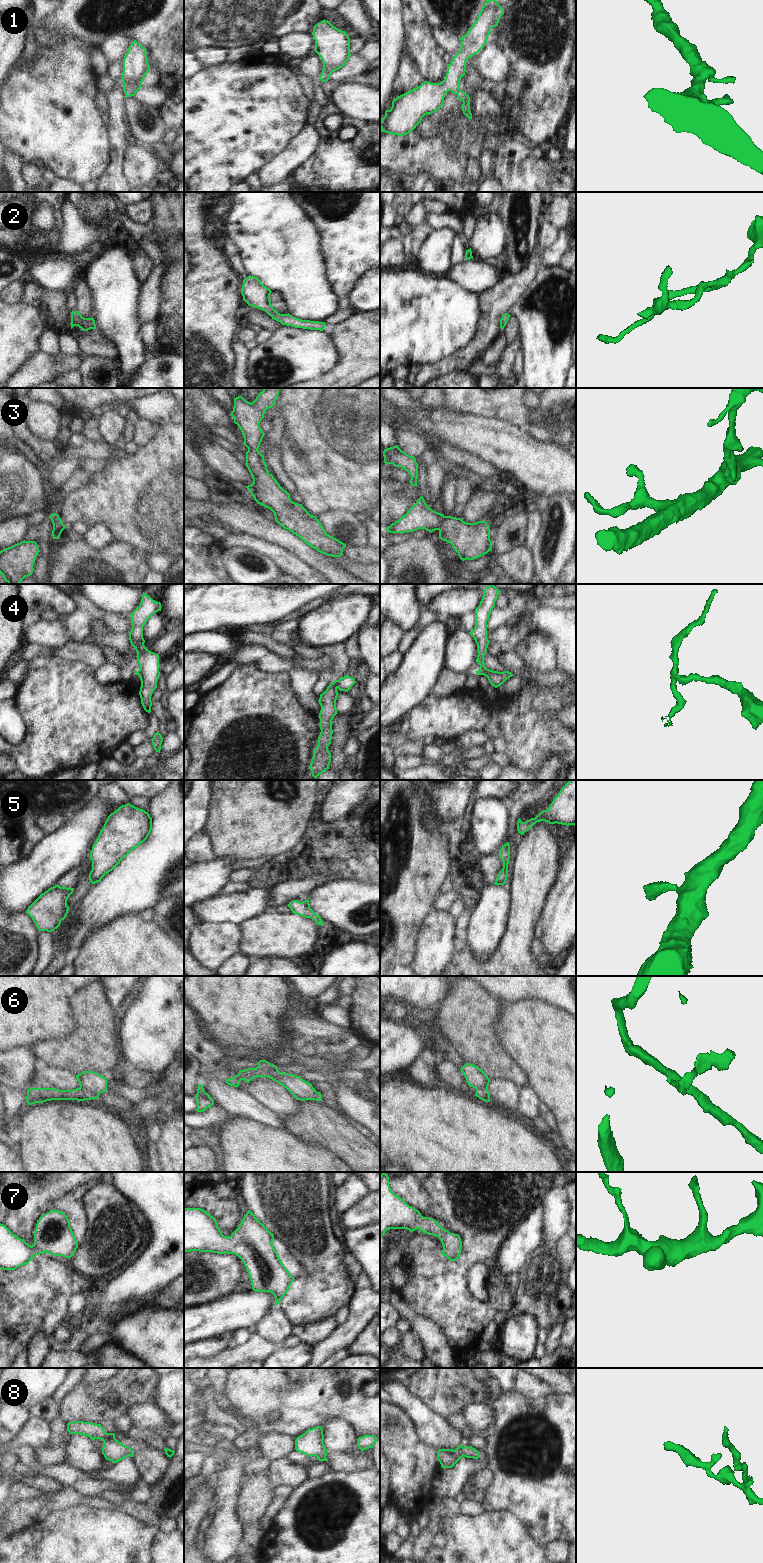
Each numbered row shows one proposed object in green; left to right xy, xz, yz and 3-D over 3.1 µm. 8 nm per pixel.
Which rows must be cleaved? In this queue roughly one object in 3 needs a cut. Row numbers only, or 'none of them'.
4, 6

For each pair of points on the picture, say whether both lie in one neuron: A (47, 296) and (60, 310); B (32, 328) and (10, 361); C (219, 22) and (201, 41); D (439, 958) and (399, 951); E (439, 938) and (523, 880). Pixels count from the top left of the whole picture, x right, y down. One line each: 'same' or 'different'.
A: same
B: same
C: same
D: different
E: different

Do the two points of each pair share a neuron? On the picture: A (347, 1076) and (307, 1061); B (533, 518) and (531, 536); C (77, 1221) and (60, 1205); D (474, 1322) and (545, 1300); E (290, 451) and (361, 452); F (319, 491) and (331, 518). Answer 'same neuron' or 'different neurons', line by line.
A: different neurons
B: same neuron
C: same neuron
D: different neurons
E: same neuron
F: different neurons

